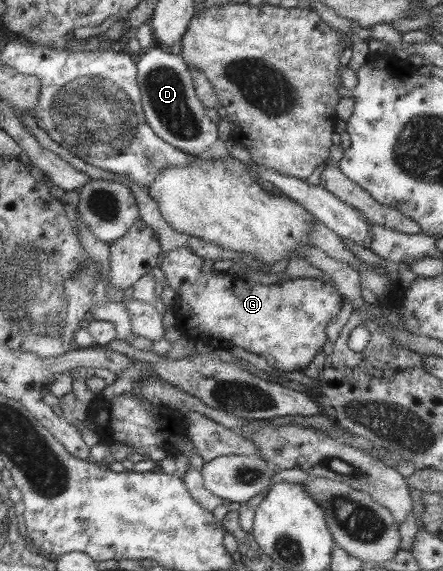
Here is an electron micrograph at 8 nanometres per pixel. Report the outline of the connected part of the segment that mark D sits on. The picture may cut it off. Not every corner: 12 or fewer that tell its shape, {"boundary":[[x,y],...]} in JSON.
{"boundary":[[180,55],[136,66],[145,120],[188,155],[218,137]]}

